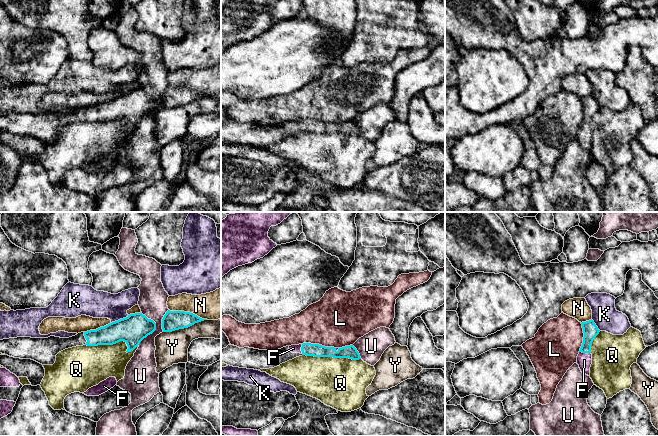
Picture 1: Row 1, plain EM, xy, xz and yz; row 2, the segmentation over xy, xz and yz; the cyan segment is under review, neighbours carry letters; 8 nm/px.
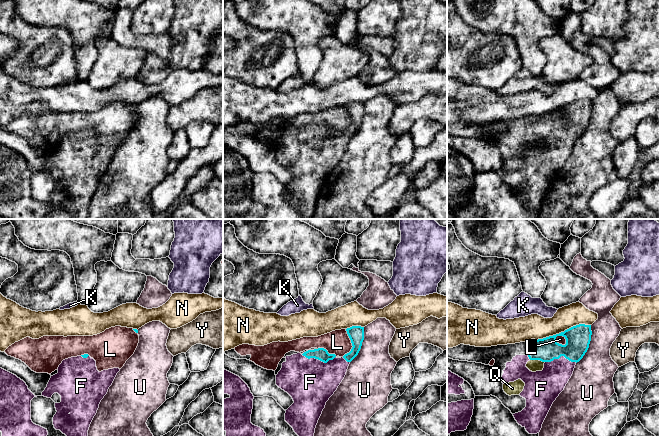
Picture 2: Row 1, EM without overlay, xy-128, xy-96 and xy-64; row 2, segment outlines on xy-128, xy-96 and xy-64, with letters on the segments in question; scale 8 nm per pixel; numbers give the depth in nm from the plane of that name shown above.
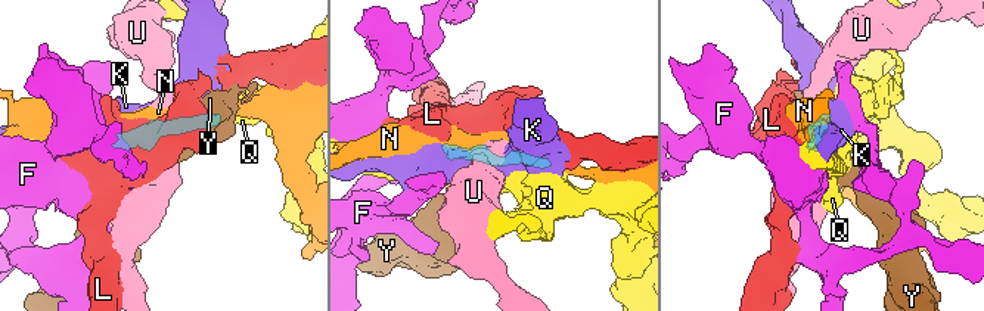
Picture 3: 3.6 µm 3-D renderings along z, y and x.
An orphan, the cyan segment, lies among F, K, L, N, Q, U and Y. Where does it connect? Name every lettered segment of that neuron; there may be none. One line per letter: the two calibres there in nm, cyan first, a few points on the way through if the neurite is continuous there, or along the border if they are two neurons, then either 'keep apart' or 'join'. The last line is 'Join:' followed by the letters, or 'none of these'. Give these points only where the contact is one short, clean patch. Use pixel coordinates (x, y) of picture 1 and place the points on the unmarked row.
F: 120/120 nm | across yz (590, 106), (585, 128), (584, 136) | join
K: 220/220 nm | keep apart
L: 110/440 nm | keep apart
N: 160/220 nm | keep apart
Q: 220/300 nm | keep apart
U: 220/220 nm | keep apart
Y: 160/260 nm | along xy (206, 95), (195, 98), (187, 103), (163, 108) | keep apart
Join: F

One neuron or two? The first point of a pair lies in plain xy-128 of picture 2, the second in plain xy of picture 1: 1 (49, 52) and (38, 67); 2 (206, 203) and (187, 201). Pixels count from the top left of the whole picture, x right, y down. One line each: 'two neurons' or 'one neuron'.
1: one neuron
2: two neurons

